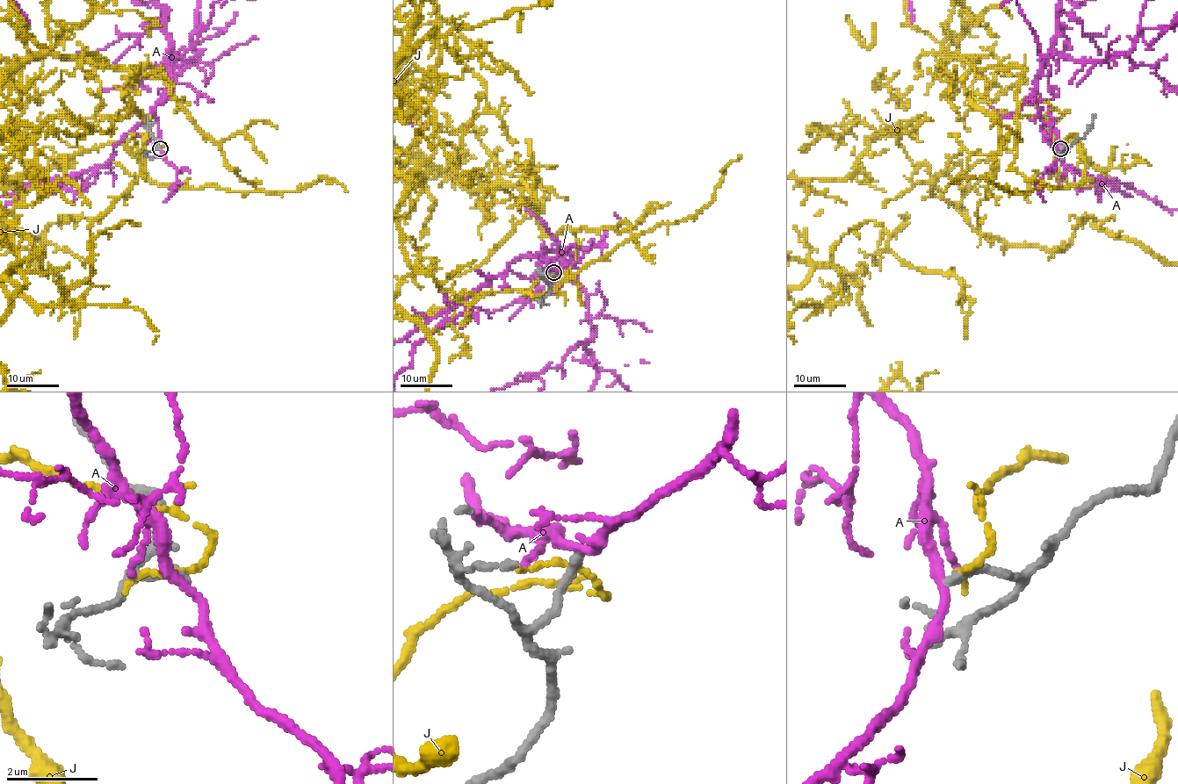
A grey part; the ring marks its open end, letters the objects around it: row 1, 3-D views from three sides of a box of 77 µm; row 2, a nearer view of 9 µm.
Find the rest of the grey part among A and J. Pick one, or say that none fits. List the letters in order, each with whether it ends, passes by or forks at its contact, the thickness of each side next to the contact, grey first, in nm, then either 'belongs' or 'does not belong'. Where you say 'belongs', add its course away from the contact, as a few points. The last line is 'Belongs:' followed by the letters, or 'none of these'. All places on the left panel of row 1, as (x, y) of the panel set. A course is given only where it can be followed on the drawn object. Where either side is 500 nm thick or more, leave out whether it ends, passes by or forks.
A: it passes by; 190 nm thick on the grey side, 200 nm on the other; does not belong
J: it passes by; 220 nm thick on the grey side, 120 nm on the other; does not belong
Belongs: none of these

